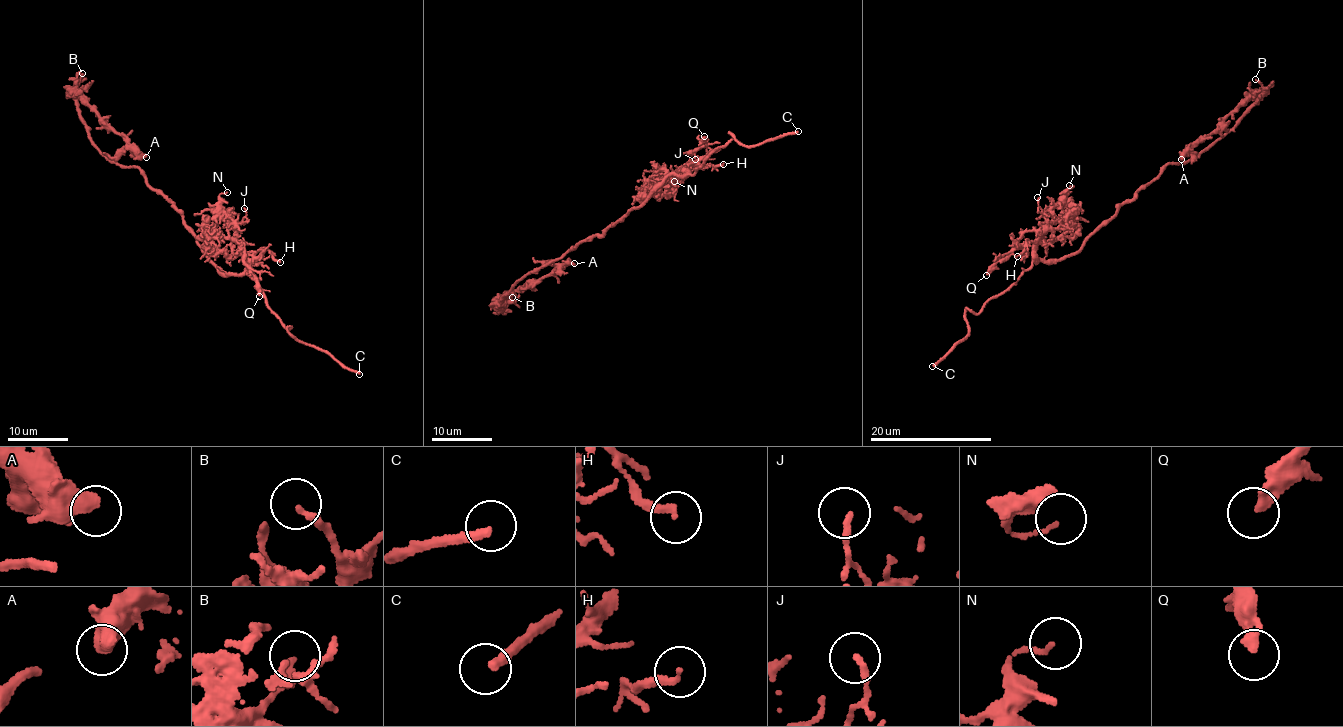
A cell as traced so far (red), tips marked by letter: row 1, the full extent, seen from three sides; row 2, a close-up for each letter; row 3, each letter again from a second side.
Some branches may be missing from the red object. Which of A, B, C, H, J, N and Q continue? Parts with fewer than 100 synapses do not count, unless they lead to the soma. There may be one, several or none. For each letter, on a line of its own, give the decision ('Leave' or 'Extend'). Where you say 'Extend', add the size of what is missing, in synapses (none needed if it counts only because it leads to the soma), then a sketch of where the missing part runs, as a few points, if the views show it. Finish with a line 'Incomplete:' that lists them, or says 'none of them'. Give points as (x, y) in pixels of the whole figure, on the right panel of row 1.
A: Leave
B: Leave
C: Extend. Course of what is missing: (932, 366), (908, 397), (909, 413), (915, 418)
H: Leave
J: Leave
N: Leave
Q: Leave
Incomplete: C

